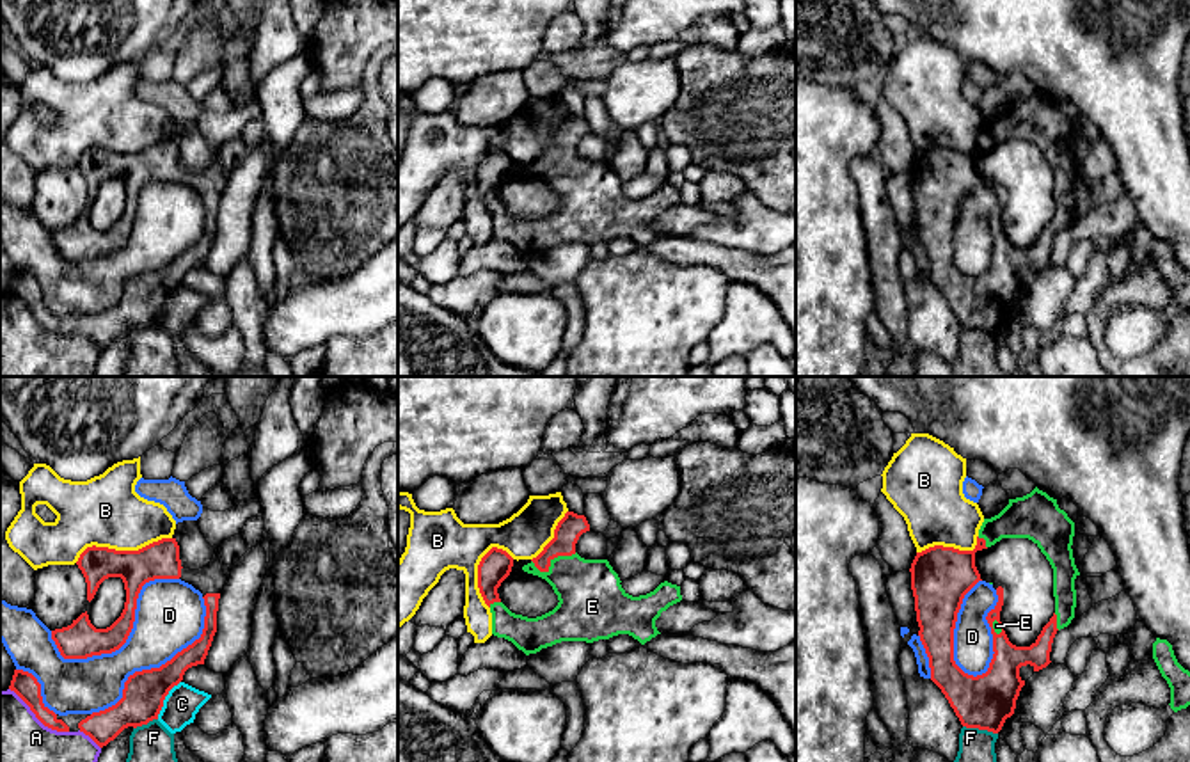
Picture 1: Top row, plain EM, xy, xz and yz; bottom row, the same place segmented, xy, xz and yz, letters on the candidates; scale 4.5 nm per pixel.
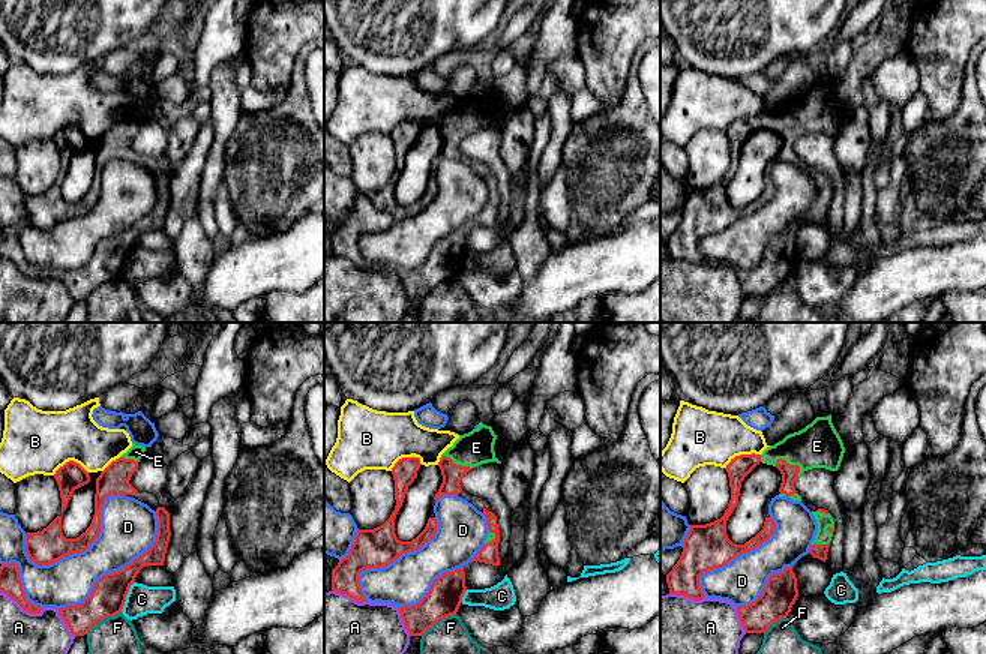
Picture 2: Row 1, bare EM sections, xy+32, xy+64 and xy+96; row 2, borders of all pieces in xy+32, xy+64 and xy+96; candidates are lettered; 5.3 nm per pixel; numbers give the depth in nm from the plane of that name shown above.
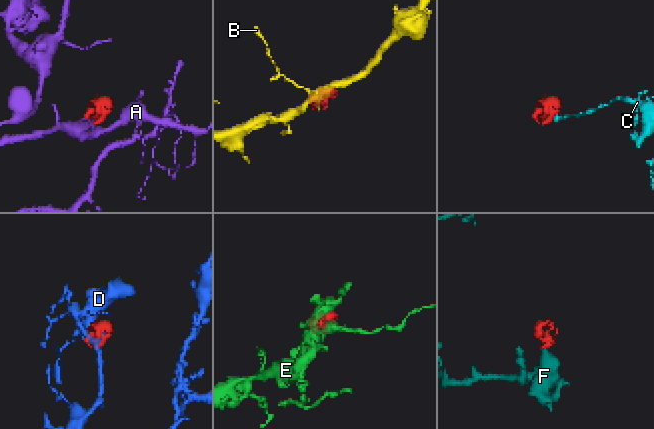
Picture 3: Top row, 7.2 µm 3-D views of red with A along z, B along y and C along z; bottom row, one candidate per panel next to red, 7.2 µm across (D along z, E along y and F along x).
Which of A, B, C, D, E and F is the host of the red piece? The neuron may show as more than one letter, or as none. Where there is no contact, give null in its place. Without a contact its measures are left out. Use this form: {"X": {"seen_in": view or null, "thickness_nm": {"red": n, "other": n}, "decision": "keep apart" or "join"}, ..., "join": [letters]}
{"A": {"seen_in": "xy", "thickness_nm": {"red": 110, "other": 320}, "decision": "keep apart"}, "B": {"seen_in": "xy", "thickness_nm": {"red": 180, "other": 320}, "decision": "keep apart"}, "C": {"seen_in": "xy", "thickness_nm": {"red": 190, "other": 160}, "decision": "keep apart"}, "D": {"seen_in": "yz", "thickness_nm": {"red": 280, "other": 180}, "decision": "keep apart"}, "E": {"seen_in": "xz", "thickness_nm": {"red": 120, "other": 300}, "decision": "join"}, "F": {"seen_in": "yz", "thickness_nm": {"red": 240, "other": 150}, "decision": "keep apart"}, "join": ["E"]}

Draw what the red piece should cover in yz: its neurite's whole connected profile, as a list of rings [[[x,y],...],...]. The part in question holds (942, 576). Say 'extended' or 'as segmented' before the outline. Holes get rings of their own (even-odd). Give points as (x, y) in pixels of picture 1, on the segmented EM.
extended; [[[1035,487],[1023,497],[1009,499],[1009,504],[998,515],[984,519],[973,551],[934,545],[916,552],[909,572],[920,627],[918,636],[929,657],[931,680],[941,689],[963,726],[998,734],[1005,719],[1014,714],[1016,700],[1025,686],[1025,680],[1019,677],[1019,668],[1030,664],[1034,671],[1039,671],[1051,663],[1050,652],[1055,634],[1075,618],[1075,579],[1080,572],[1071,549],[1073,536],[1075,522],[1059,508],[1057,499]],[[1002,538],[1028,538],[1046,556],[1053,568],[1055,613],[1030,647],[1016,647],[1009,641],[1000,622],[1004,588],[998,586],[998,602],[986,616],[993,634],[995,654],[988,671],[973,677],[964,673],[954,661],[954,629],[964,595],[982,581],[975,567],[975,552],[995,545]]]

